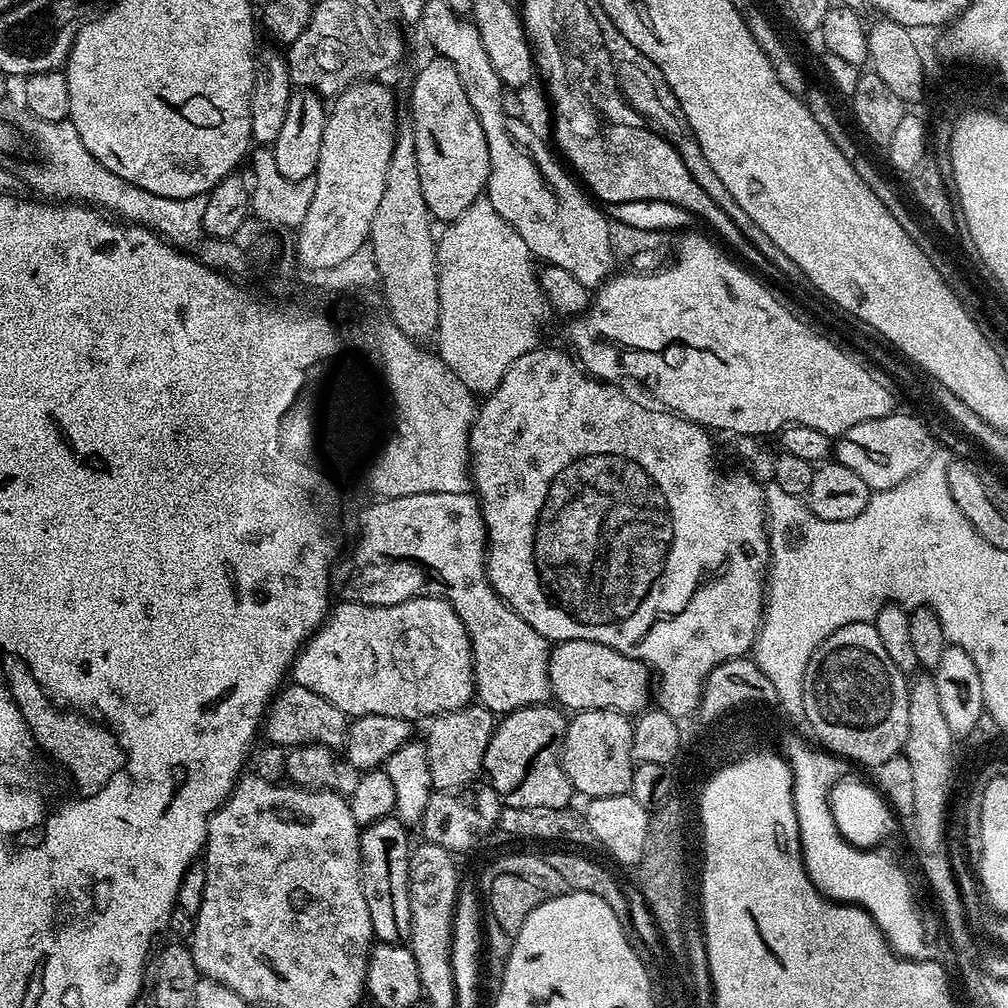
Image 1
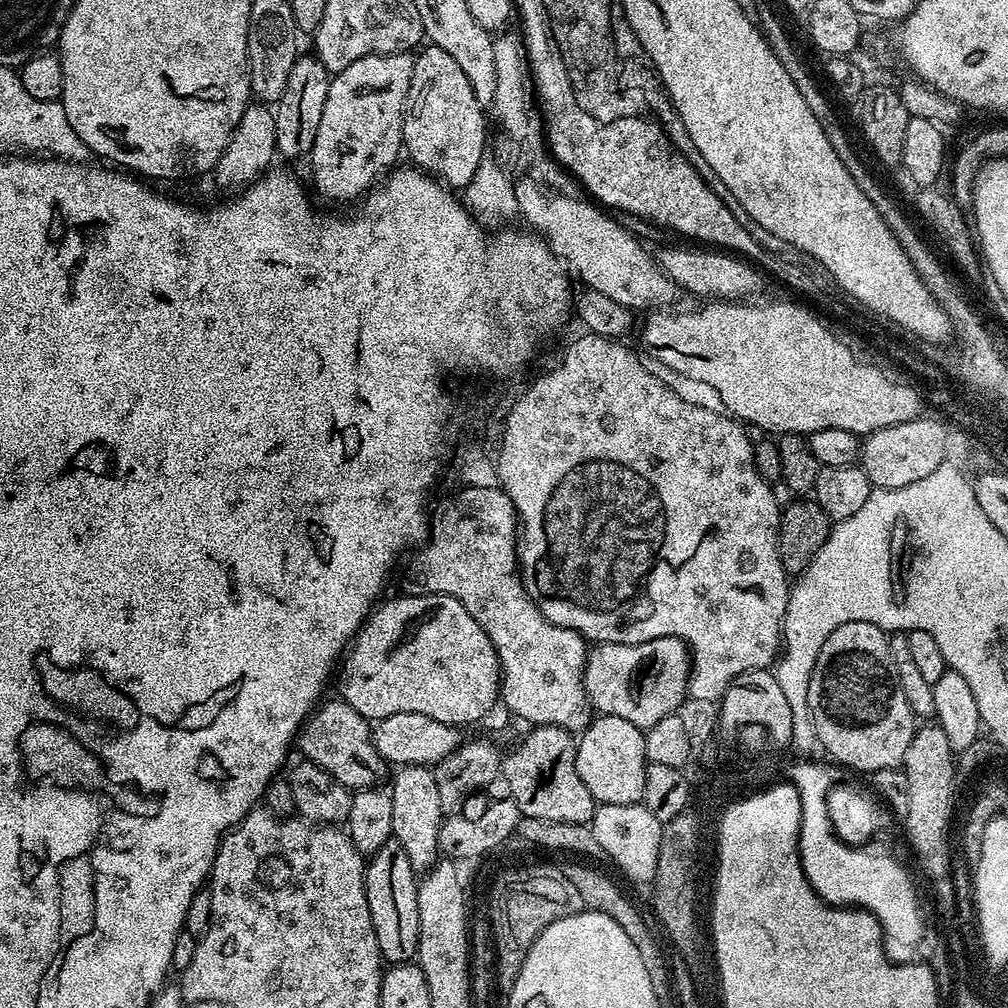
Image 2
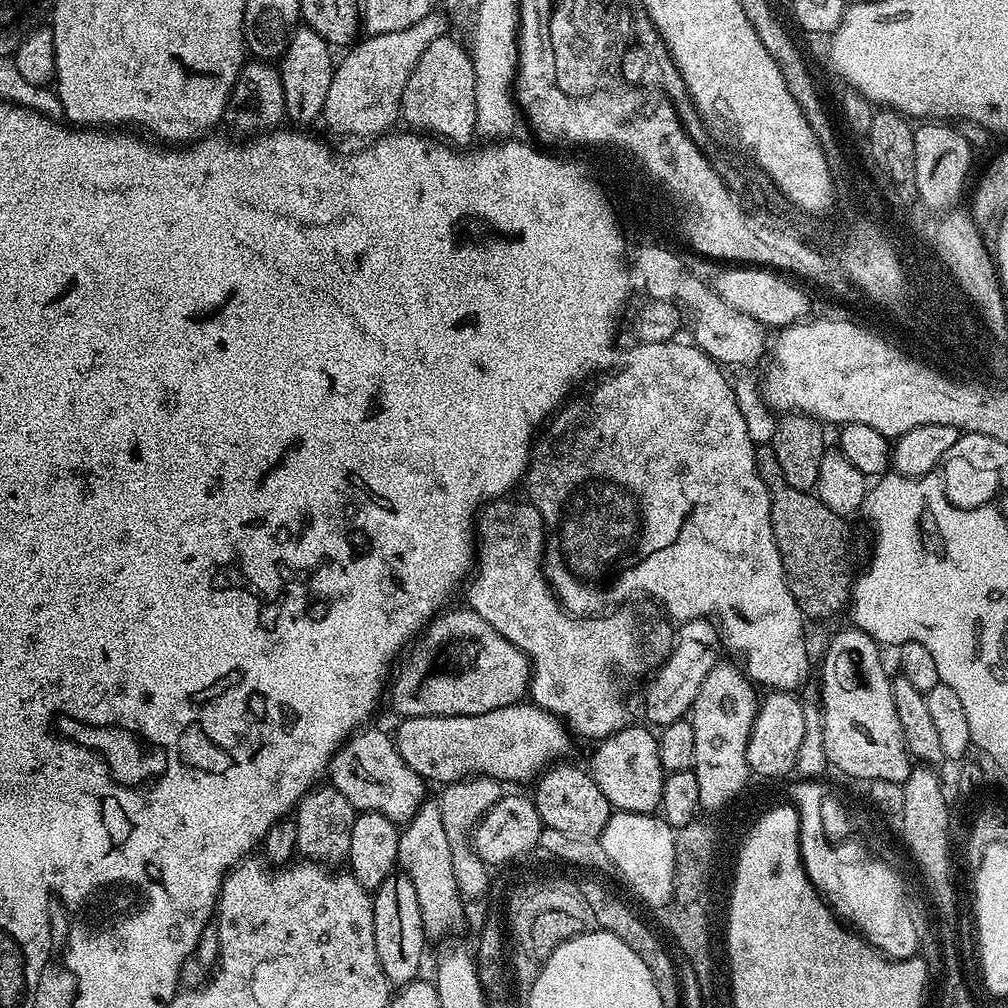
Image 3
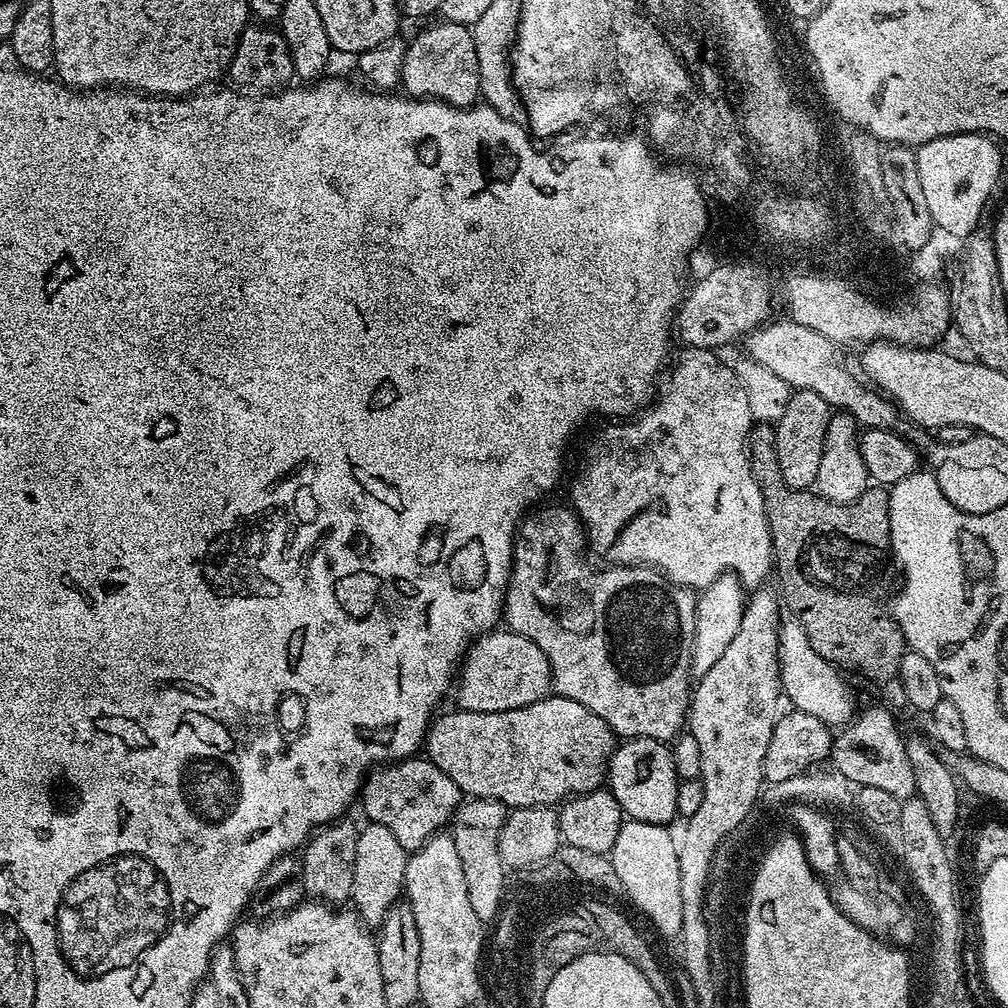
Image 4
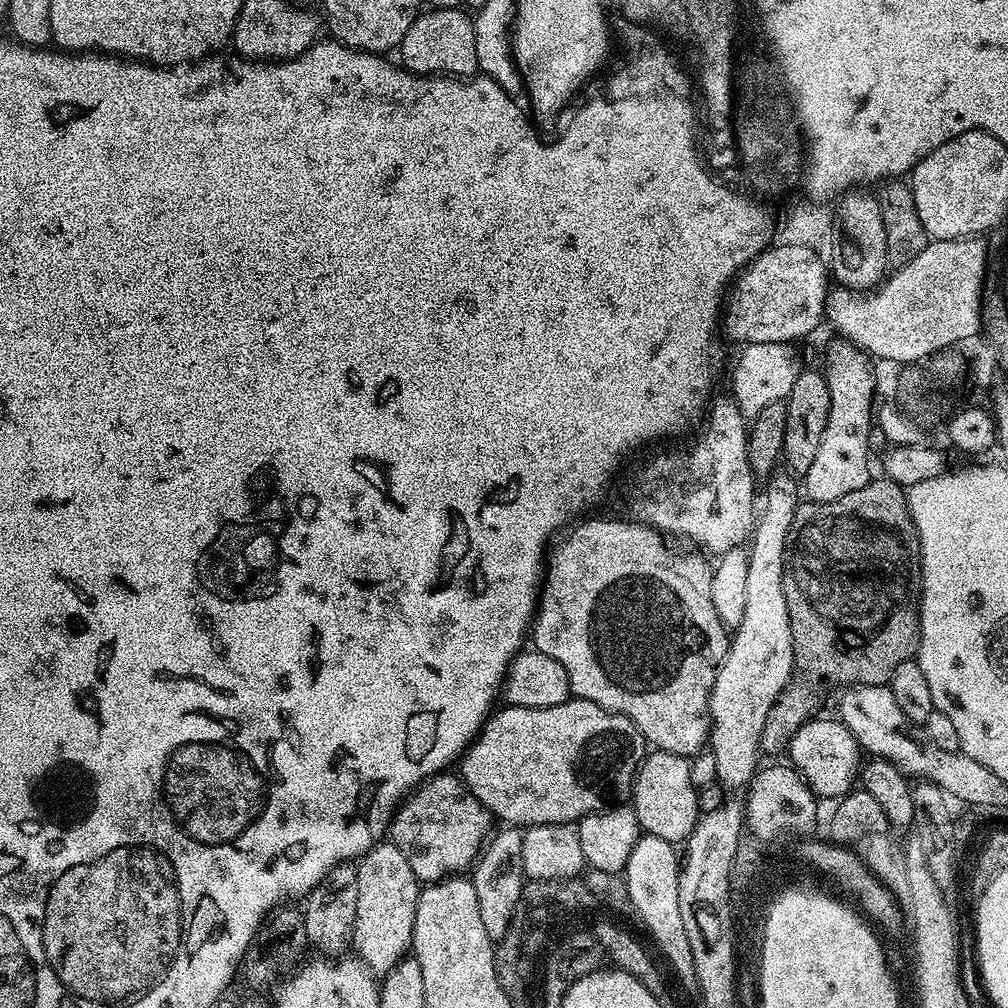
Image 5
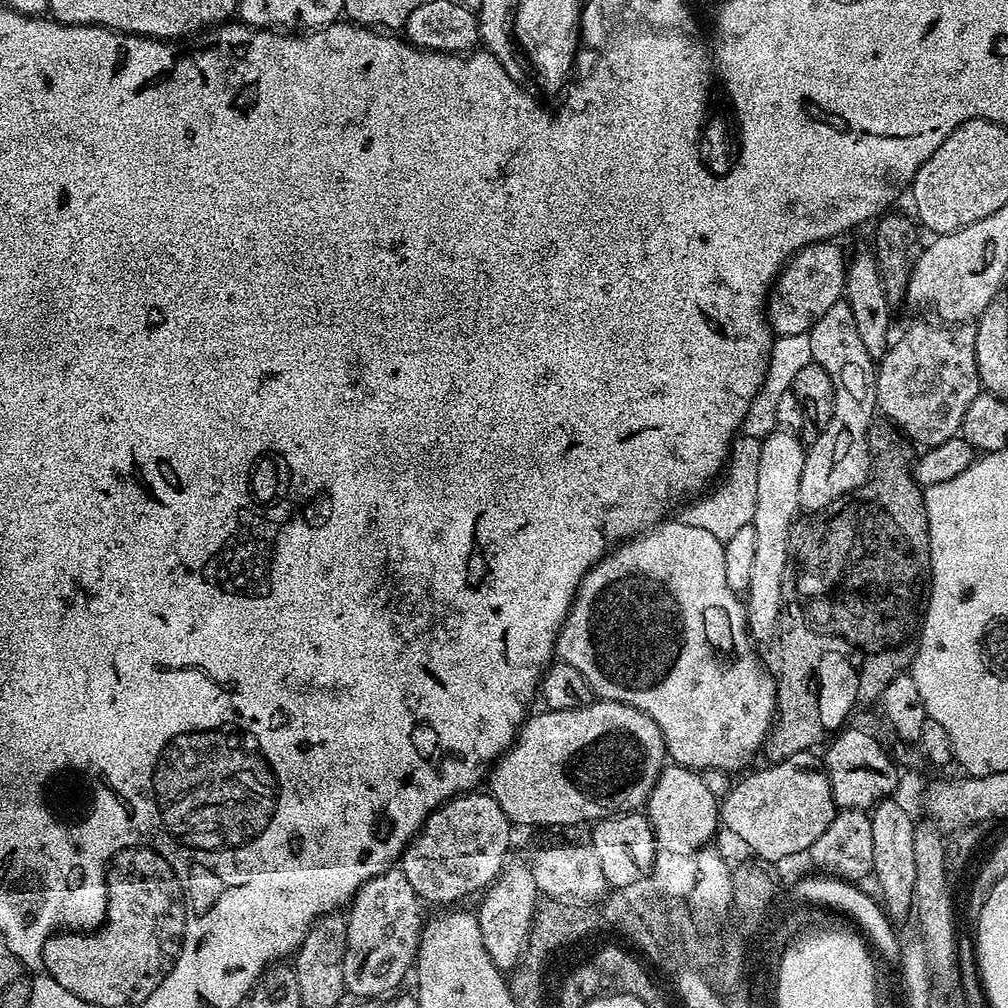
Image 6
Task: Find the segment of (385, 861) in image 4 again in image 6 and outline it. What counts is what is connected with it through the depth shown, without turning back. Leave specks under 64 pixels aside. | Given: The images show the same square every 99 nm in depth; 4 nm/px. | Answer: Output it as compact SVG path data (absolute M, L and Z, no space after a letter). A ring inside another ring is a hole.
M389 870L370 878L360 887L352 898L352 903L346 912L348 929L346 930L346 958L342 962L344 986L349 993L361 996L364 1000L372 1000L375 996L384 996L387 992L395 993L404 979L409 979L416 962L416 951L420 949L420 937L426 923L425 917L420 917L422 901L416 895L414 886L406 882L403 872Z

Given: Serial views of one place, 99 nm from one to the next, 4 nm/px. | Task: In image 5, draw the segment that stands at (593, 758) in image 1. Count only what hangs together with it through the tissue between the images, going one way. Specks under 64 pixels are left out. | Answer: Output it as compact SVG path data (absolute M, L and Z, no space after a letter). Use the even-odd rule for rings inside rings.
M659 750L649 751L636 772L630 806L647 835L673 842L687 841L702 815L698 806L698 789L694 782L690 782L689 757Z

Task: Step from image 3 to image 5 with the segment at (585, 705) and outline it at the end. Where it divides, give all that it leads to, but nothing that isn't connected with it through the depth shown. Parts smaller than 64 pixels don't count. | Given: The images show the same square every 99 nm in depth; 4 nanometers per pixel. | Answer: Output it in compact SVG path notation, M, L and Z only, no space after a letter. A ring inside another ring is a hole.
M592 518L581 519L575 526L569 527L551 545L550 555L546 560L546 575L542 580L542 595L539 597L538 607L534 613L534 623L530 629L531 643L532 640L536 643L533 644L535 651L553 656L558 662L562 662L562 670L566 670L566 678L572 687L573 697L589 700L611 712L621 712L626 718L630 718L630 722L634 722L636 729L644 735L645 741L653 749L691 758L709 743L708 691L712 688L714 666L719 665L722 659L721 654L727 653L730 647L729 633L718 618L714 610L714 602L710 598L713 565L707 564L703 560L705 559L703 555L700 557L688 552L683 556L682 553L668 548L669 541L650 524L643 522L627 524L624 520L588 519Z

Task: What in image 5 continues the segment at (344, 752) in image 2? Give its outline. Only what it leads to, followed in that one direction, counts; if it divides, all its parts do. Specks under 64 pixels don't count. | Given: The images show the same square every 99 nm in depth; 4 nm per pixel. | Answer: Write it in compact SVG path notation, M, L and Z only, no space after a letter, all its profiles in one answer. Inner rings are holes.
M441 774L425 780L404 797L392 815L390 842L406 854L406 862L410 862L417 880L435 884L453 874L467 873L475 865L482 845L493 831L492 824L492 813L464 787L459 775Z

